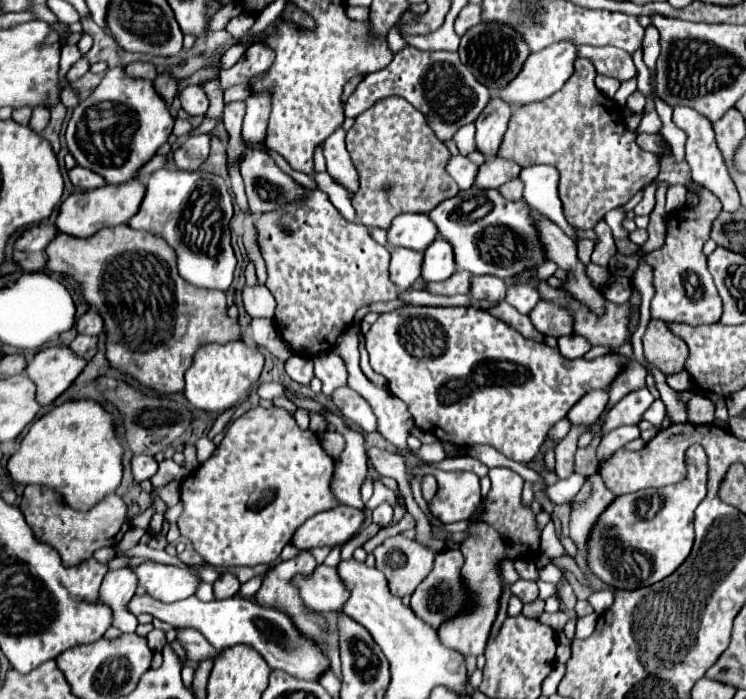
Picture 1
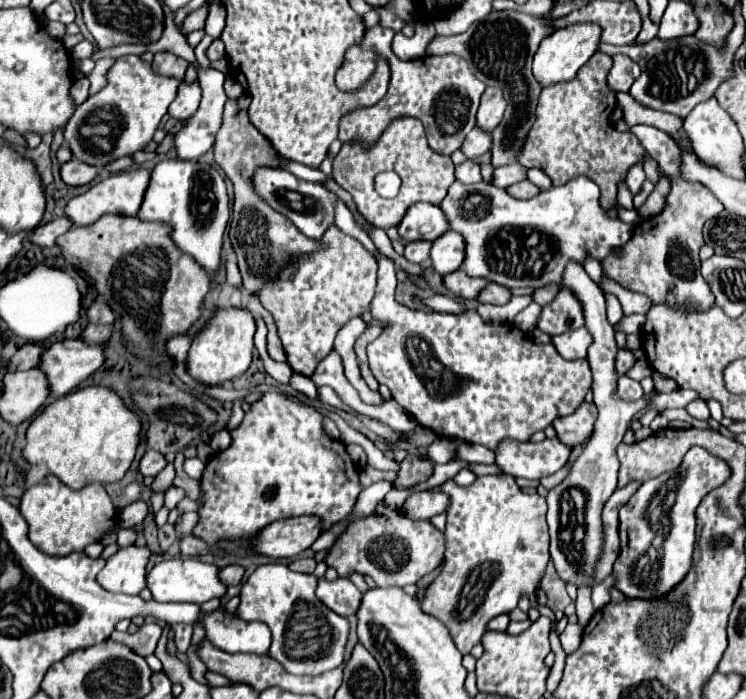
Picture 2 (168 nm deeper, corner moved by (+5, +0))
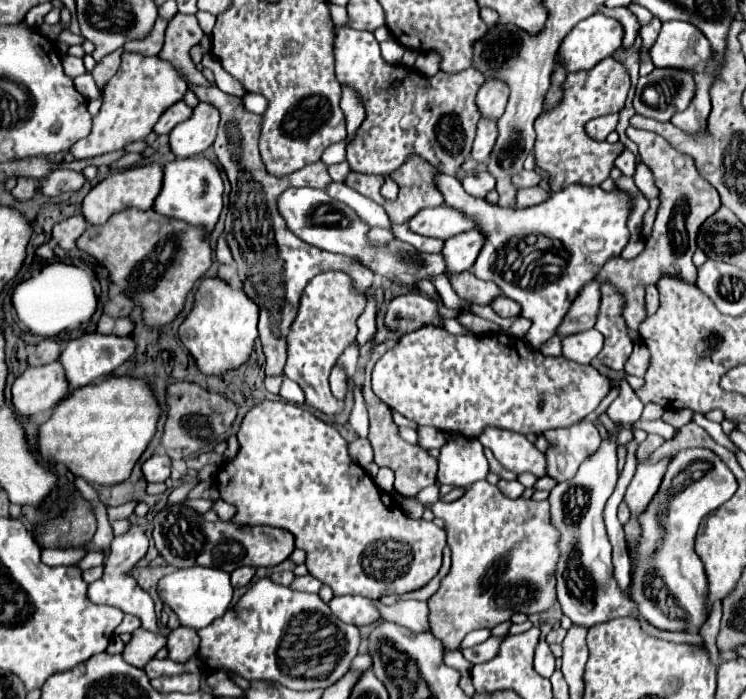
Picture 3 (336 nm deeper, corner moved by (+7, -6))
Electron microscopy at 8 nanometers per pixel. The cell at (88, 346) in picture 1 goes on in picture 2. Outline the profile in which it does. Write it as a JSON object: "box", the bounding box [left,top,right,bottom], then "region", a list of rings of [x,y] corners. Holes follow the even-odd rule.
{"box":[81,324,113,344],"region":[[[89,324],[89,326],[83,330],[81,338],[83,338],[83,340],[87,340],[89,344],[101,344],[101,342],[105,342],[105,340],[109,340],[109,338],[111,338],[111,332],[113,332],[113,326]]]}

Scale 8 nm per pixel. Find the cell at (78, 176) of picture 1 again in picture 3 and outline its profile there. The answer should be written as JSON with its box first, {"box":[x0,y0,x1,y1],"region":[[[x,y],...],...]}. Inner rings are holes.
{"box":[41,168,87,196],"region":[[[57,168],[57,170],[49,172],[49,176],[41,182],[41,190],[47,196],[57,196],[61,192],[77,192],[77,190],[83,188],[85,182],[87,180],[85,180],[83,172]]]}

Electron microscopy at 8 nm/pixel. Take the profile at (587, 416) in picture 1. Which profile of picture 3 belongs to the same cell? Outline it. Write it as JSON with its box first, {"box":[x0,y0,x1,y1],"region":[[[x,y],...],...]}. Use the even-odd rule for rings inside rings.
{"box":[545,420,601,482],"region":[[[583,420],[569,428],[557,428],[545,432],[549,440],[547,454],[547,474],[557,482],[573,478],[581,462],[591,456],[601,442],[599,430],[593,422]]]}

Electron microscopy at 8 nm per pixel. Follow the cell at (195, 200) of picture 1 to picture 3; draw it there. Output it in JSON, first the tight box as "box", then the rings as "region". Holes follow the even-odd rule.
{"box":[153,158,223,238],"region":[[[185,158],[185,160],[173,160],[163,166],[163,186],[159,196],[155,198],[153,210],[161,216],[185,220],[187,224],[193,224],[203,230],[203,236],[209,238],[219,214],[223,210],[223,180],[217,170],[217,166],[207,158]]]}

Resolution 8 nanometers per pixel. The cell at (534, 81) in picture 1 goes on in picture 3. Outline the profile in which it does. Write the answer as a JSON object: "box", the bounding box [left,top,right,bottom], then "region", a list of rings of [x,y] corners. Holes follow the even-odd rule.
{"box":[557,14,623,72],"region":[[[603,14],[581,20],[561,42],[557,64],[567,72],[589,70],[621,46],[623,28]]]}

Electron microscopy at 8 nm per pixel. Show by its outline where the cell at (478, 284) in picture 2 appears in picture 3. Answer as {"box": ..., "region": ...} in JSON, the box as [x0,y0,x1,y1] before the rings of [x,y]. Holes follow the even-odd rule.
{"box":[449,272,501,304],"region":[[[471,272],[451,274],[449,282],[451,282],[451,286],[453,286],[453,290],[457,292],[459,298],[473,302],[473,304],[489,304],[493,298],[497,298],[501,294],[497,284],[479,280]]]}

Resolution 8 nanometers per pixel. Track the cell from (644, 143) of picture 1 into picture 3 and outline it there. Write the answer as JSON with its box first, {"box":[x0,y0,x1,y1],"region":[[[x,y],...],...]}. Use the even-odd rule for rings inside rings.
{"box":[597,128,721,330],"region":[[[627,128],[627,136],[637,142],[639,146],[639,156],[641,162],[649,166],[655,178],[655,186],[659,188],[659,210],[657,218],[653,224],[653,230],[645,238],[645,248],[639,256],[633,260],[625,260],[621,256],[615,256],[601,268],[597,274],[599,284],[611,284],[619,290],[623,296],[623,318],[629,328],[637,330],[641,324],[645,304],[645,288],[651,284],[657,284],[661,276],[679,276],[679,280],[685,280],[687,284],[695,284],[697,280],[697,268],[691,260],[691,256],[697,250],[697,230],[699,226],[717,212],[721,206],[719,192],[697,172],[693,160],[681,152],[677,152],[665,138],[661,138],[655,132],[649,130],[637,130],[637,128]],[[679,162],[679,166],[677,166]]]}

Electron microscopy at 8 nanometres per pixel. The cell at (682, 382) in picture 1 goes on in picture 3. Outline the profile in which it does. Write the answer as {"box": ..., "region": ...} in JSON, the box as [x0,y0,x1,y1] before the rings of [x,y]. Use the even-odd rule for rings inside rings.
{"box":[549,424,639,626],"region":[[[615,424],[615,430],[601,442],[601,448],[589,460],[581,464],[573,480],[557,484],[549,494],[551,504],[551,524],[559,530],[559,562],[557,562],[557,600],[563,614],[573,620],[573,624],[595,626],[621,616],[639,614],[633,600],[619,590],[613,578],[611,564],[611,542],[603,522],[603,510],[609,496],[615,490],[619,478],[617,470],[617,434],[623,426]]]}

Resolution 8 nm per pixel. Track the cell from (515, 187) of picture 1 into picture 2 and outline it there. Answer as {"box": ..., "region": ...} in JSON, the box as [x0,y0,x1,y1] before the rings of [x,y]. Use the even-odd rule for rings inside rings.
{"box":[507,180,541,200],"region":[[[523,180],[523,182],[517,182],[517,184],[509,186],[509,188],[507,188],[507,192],[509,192],[513,198],[527,200],[527,198],[533,198],[535,194],[539,194],[541,190],[539,190],[539,188],[537,188],[533,182],[529,182],[529,180]]]}

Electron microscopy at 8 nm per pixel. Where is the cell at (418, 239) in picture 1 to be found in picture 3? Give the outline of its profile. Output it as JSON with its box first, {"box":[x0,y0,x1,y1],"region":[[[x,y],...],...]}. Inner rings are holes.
{"box":[407,206,473,240],"region":[[[437,206],[437,208],[425,208],[425,210],[417,212],[407,222],[407,226],[415,234],[447,240],[455,234],[461,234],[461,232],[473,228],[473,222],[465,214],[461,214],[449,206]]]}

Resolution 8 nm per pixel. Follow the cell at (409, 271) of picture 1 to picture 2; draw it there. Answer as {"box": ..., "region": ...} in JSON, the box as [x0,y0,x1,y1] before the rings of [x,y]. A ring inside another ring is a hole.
{"box":[405,242,431,264],"region":[[[409,242],[405,246],[405,258],[409,262],[415,262],[415,264],[423,264],[429,260],[429,250],[431,250],[431,242]]]}

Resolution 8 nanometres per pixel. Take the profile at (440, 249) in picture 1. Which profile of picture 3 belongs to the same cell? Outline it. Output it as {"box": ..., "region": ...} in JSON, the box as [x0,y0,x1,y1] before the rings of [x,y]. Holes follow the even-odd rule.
{"box":[441,230,483,274],"region":[[[467,230],[463,234],[457,234],[449,240],[445,240],[445,246],[441,254],[445,256],[445,266],[451,274],[469,270],[483,246],[483,234],[479,230]]]}

